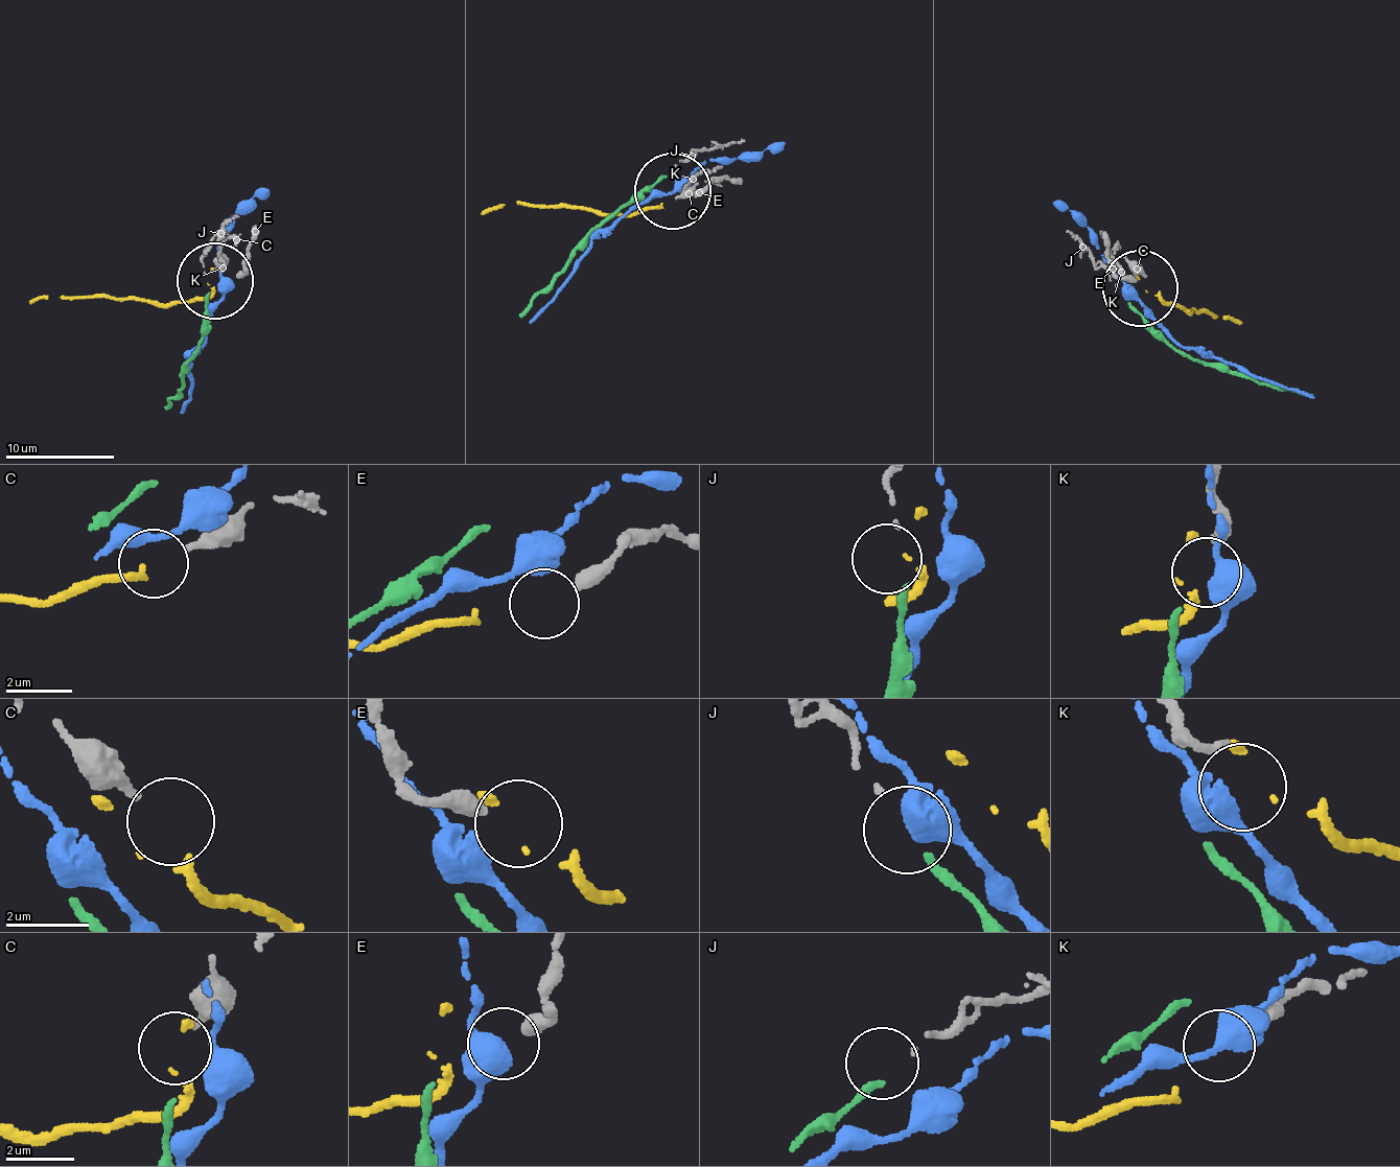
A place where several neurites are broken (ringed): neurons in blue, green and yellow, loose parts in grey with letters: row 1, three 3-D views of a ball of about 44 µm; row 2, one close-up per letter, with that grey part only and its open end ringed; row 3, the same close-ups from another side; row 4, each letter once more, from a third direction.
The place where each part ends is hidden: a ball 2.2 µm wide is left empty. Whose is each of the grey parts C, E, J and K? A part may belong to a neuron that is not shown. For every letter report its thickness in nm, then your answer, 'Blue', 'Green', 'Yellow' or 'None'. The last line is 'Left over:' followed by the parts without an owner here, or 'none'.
C: Thickness 320 nm. None
E: Thickness 400 nm. None
J: Thickness 80 nm. None
K: Thickness 240 nm. None
Left over: C, E, J, K

